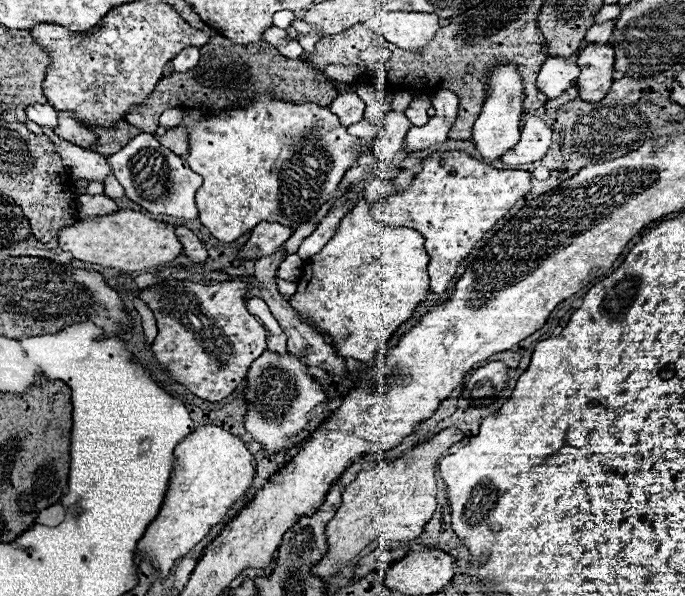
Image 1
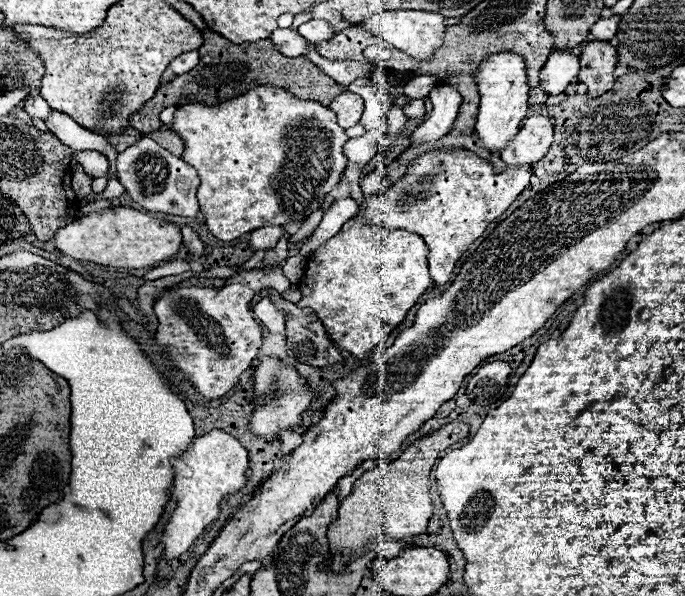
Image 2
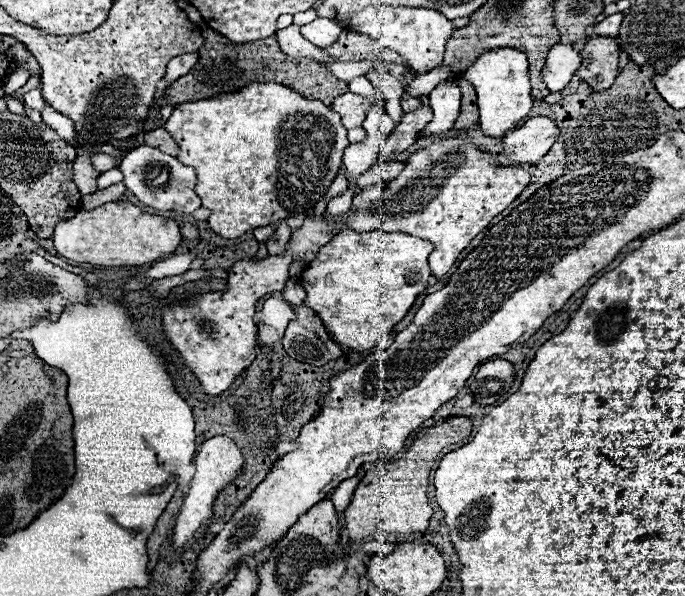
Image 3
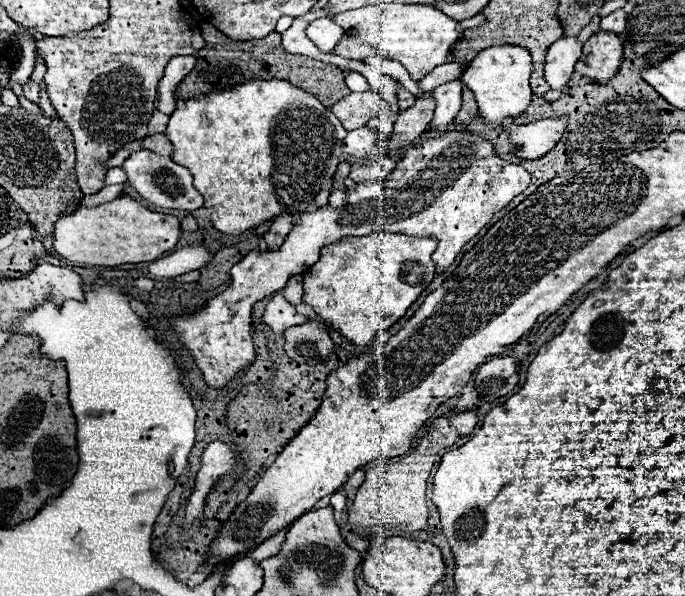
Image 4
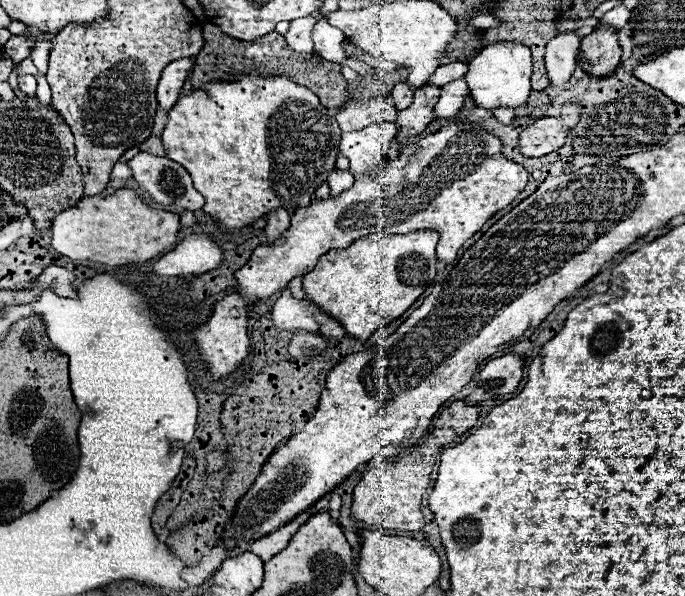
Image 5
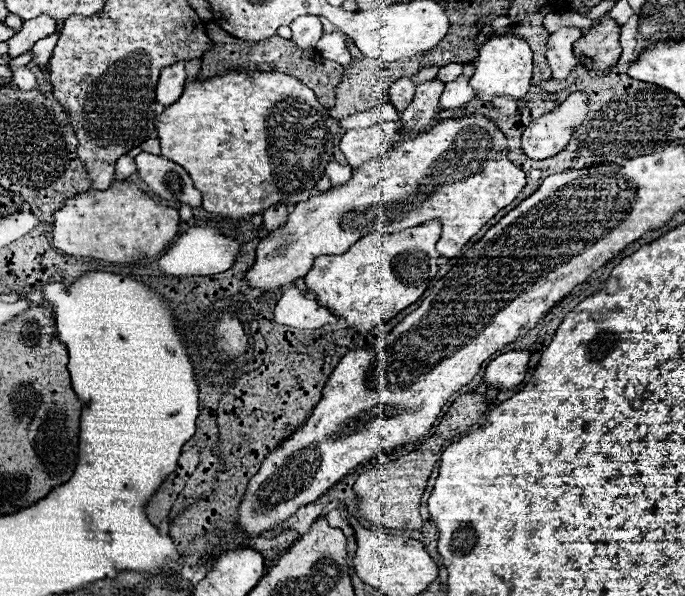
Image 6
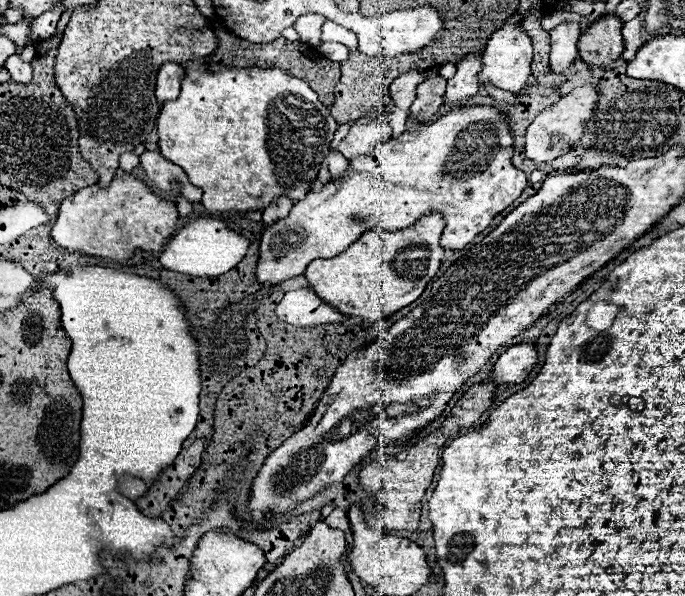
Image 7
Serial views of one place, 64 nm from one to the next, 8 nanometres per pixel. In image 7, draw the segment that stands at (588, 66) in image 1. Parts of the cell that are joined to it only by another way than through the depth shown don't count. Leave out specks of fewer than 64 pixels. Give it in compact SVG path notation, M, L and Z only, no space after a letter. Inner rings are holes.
M616 14L600 16L578 42L578 52L590 66L606 68L610 62L618 60L624 52L622 44L622 20Z

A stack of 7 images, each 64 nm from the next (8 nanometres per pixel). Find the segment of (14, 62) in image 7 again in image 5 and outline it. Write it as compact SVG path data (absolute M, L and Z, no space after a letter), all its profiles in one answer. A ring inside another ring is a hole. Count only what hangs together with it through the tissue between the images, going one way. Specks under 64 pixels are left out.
M24 74L24 76L18 76L18 86L24 94L28 96L34 96L36 94L36 78L32 74Z

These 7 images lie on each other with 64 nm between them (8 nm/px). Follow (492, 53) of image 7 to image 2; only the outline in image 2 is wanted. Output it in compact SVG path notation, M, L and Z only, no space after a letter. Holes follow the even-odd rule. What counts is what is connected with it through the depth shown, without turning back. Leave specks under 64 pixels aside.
M512 52L490 54L482 60L474 72L474 82L480 92L480 112L476 122L476 134L482 138L484 148L490 154L498 154L502 146L520 130L520 122L528 116L528 78L524 58Z

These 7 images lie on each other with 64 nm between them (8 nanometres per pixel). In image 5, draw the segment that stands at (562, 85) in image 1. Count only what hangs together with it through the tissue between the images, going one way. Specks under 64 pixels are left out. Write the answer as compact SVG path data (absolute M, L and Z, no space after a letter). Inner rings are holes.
M576 32L556 34L546 44L546 70L552 84L562 86L572 76L576 68L578 44L580 44L580 38Z

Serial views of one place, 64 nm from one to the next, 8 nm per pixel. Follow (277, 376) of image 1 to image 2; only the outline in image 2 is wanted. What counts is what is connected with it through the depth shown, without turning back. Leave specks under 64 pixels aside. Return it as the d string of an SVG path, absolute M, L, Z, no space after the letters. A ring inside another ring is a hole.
M260 358L256 366L256 380L254 380L254 394L256 394L256 410L250 420L250 430L256 436L274 440L282 430L290 430L300 426L302 412L312 404L316 394L308 388L306 380L296 372L296 368L286 366L278 358Z

